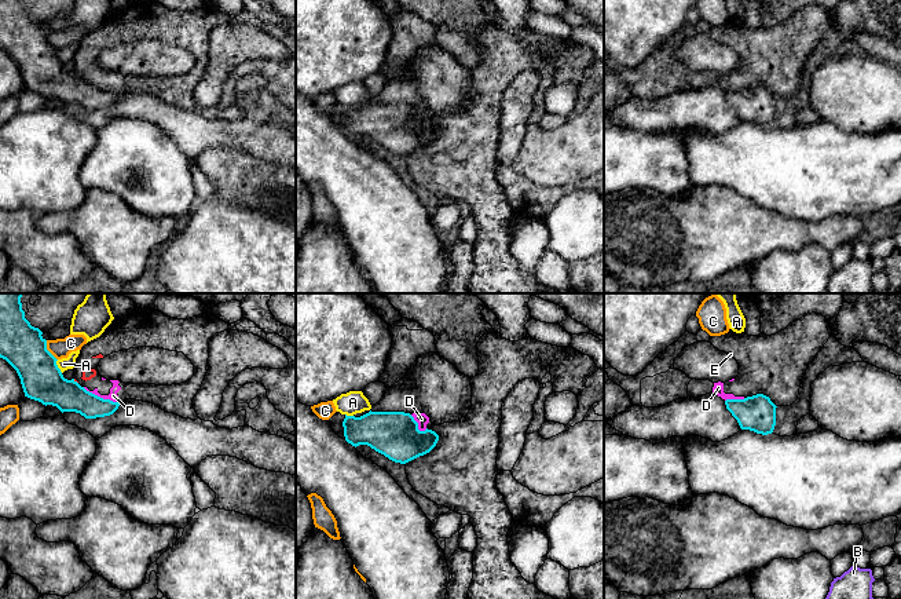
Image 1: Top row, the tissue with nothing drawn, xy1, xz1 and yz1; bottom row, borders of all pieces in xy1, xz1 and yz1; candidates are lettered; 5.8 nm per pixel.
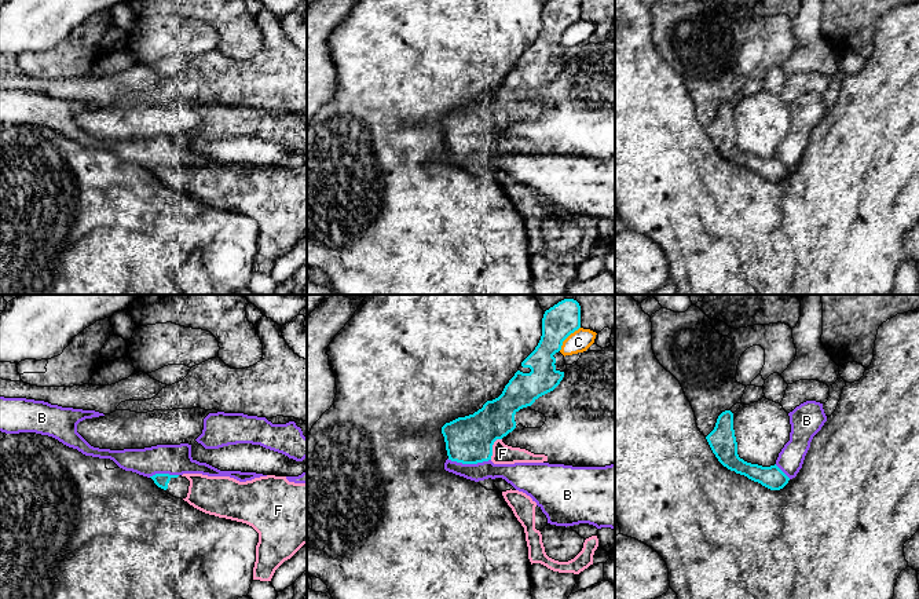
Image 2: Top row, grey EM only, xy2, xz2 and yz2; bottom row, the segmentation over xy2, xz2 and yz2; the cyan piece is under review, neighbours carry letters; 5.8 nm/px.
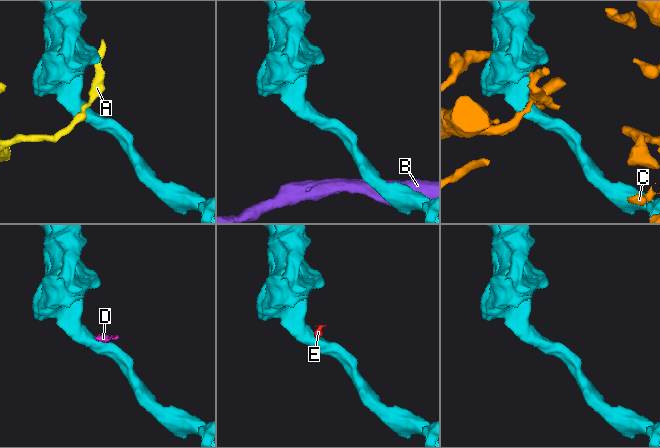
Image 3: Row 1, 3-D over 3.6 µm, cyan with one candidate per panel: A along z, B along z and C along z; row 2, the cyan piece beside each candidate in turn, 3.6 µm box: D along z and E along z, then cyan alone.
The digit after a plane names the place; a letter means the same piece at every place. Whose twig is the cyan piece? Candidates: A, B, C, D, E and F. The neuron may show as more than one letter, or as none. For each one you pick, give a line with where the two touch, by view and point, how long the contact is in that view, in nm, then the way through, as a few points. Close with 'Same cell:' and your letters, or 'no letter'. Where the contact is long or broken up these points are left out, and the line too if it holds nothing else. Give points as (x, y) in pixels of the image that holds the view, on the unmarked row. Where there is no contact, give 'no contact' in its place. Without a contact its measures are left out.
F: contact xz2 (491, 139); length 140 nm
Same cell: F

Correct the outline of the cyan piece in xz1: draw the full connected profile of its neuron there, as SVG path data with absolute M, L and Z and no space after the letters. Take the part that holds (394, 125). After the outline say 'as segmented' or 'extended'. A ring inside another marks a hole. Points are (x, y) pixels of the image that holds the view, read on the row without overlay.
M370 102L360 109L345 106L343 118L345 132L352 138L367 136L400 156L429 145L439 132L435 123L420 123L414 109L404 103Z | as segmented

